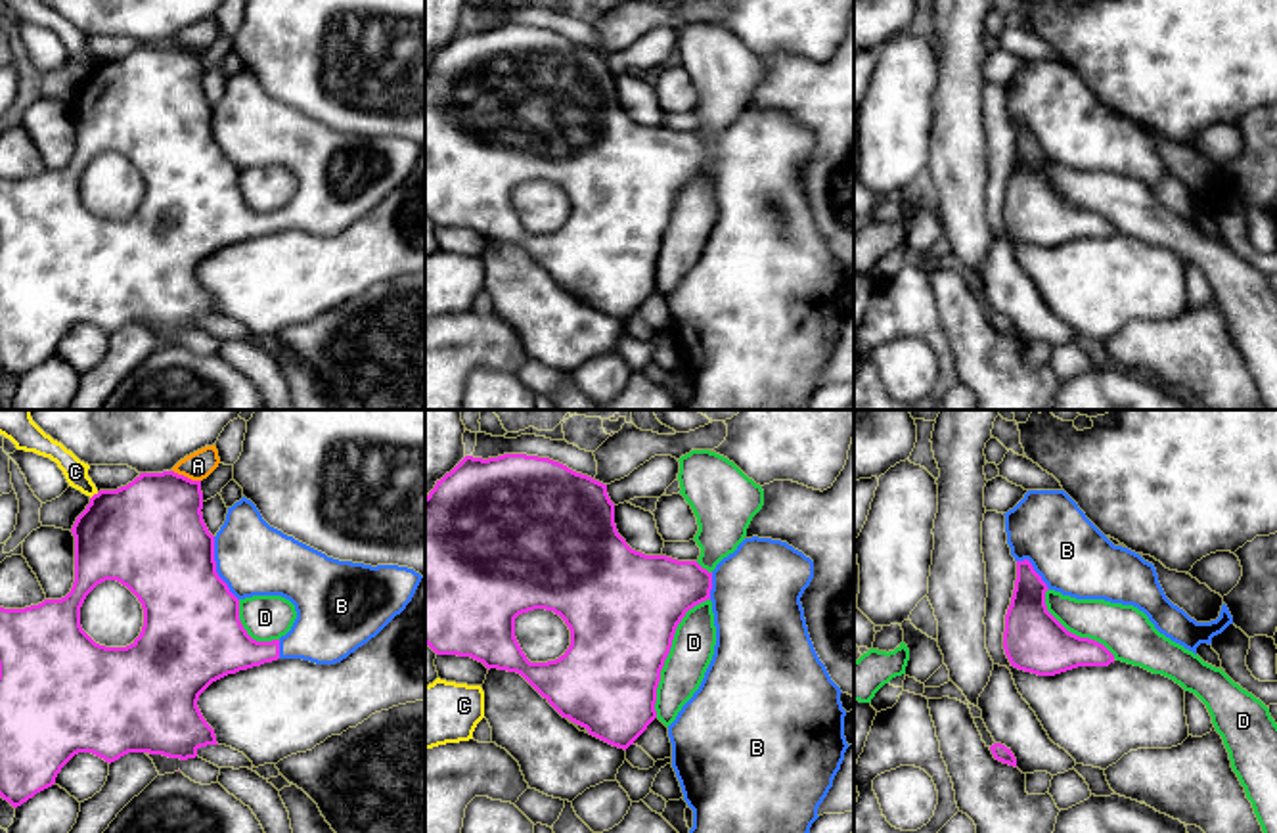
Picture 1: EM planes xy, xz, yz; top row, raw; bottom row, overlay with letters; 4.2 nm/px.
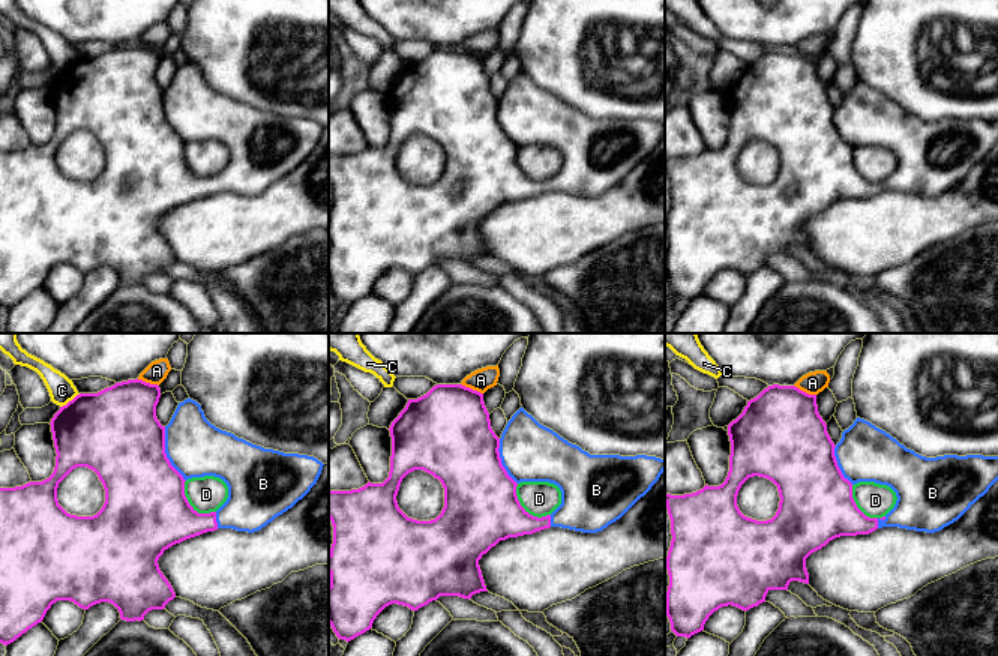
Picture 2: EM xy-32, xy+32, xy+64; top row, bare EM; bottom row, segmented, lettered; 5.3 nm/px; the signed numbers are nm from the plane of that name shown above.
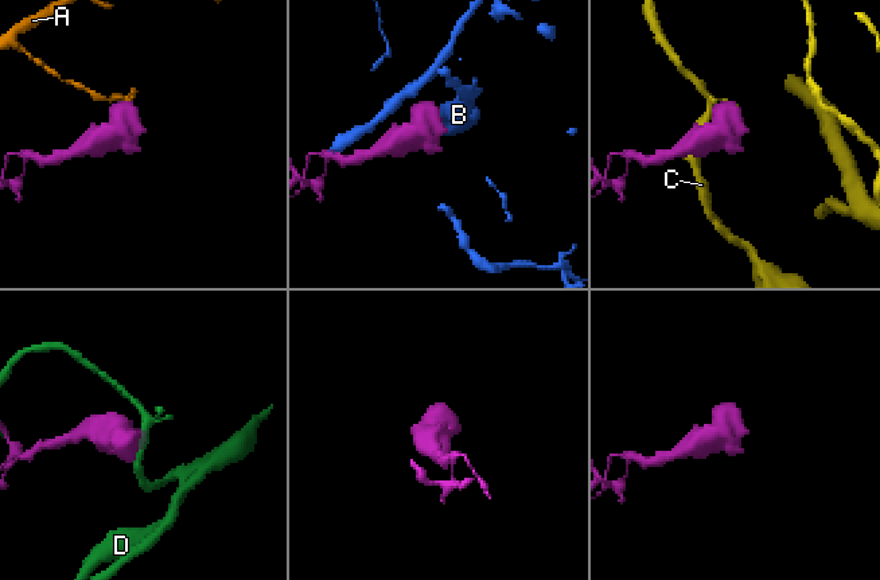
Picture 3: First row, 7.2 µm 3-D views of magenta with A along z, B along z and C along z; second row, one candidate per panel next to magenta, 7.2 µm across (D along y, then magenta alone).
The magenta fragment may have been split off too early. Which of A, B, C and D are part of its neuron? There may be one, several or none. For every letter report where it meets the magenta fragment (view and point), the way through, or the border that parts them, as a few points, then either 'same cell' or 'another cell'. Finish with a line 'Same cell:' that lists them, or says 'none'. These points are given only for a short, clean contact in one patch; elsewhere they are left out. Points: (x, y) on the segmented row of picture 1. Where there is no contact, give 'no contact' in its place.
A: contact xy (186, 477); border xy (173, 470), (200, 481); another cell
B: contact xy (215, 569); same cell
C: contact xy (94, 495); another cell
D: contact xz (669, 652); another cell
Same cell: B

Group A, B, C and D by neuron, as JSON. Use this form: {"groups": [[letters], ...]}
{"groups": [["A"], ["B"], ["C"], ["D"]]}

